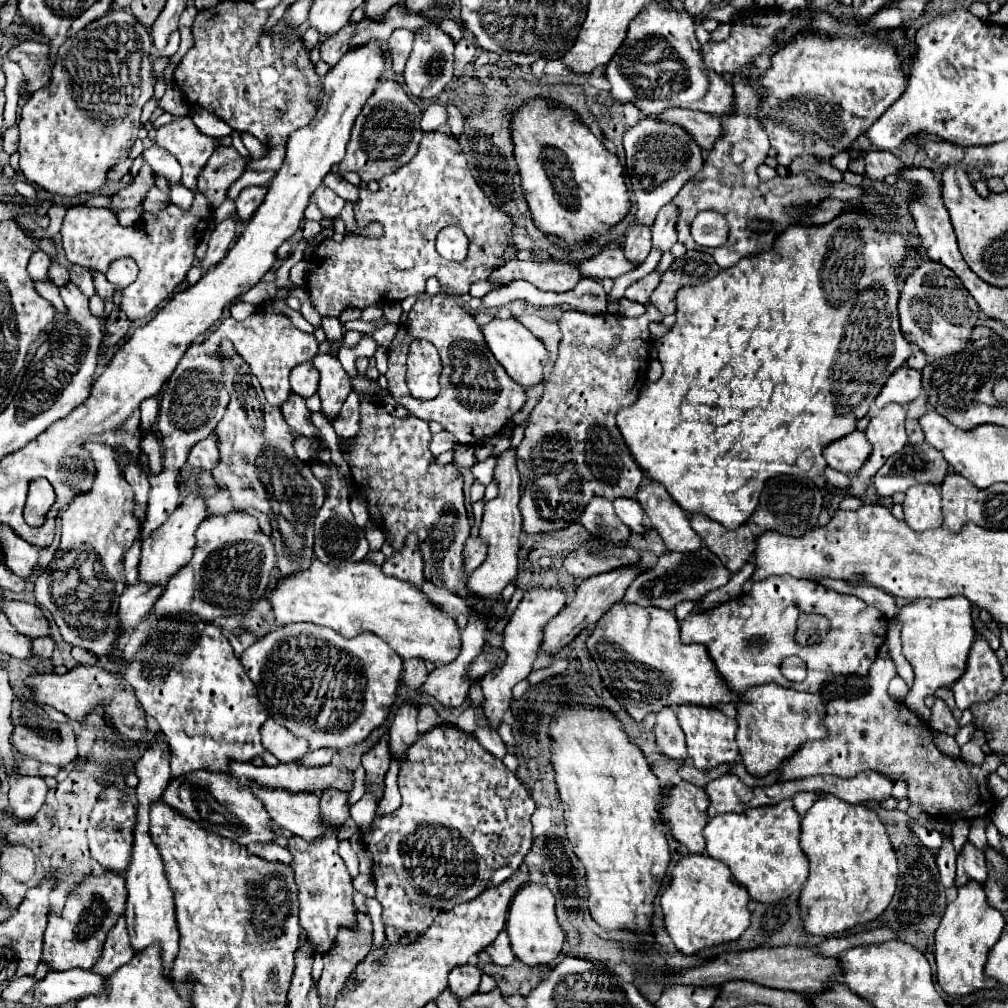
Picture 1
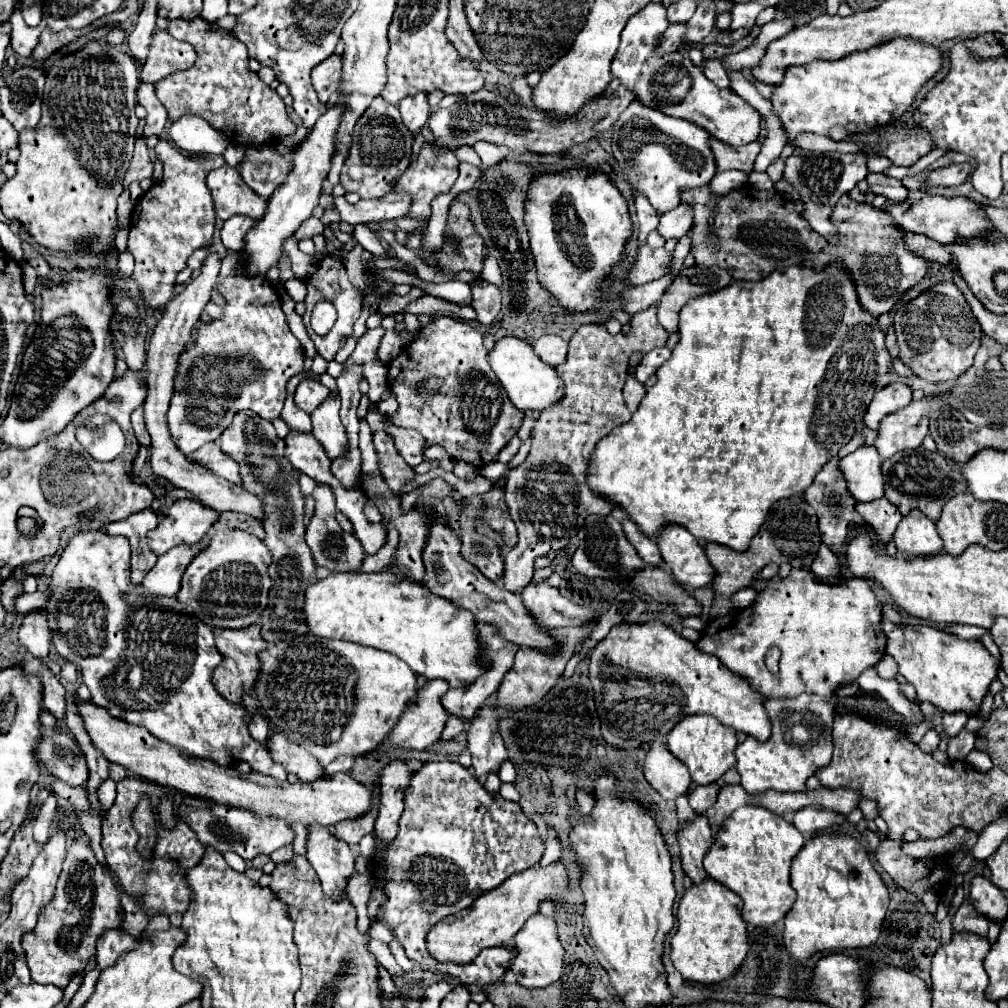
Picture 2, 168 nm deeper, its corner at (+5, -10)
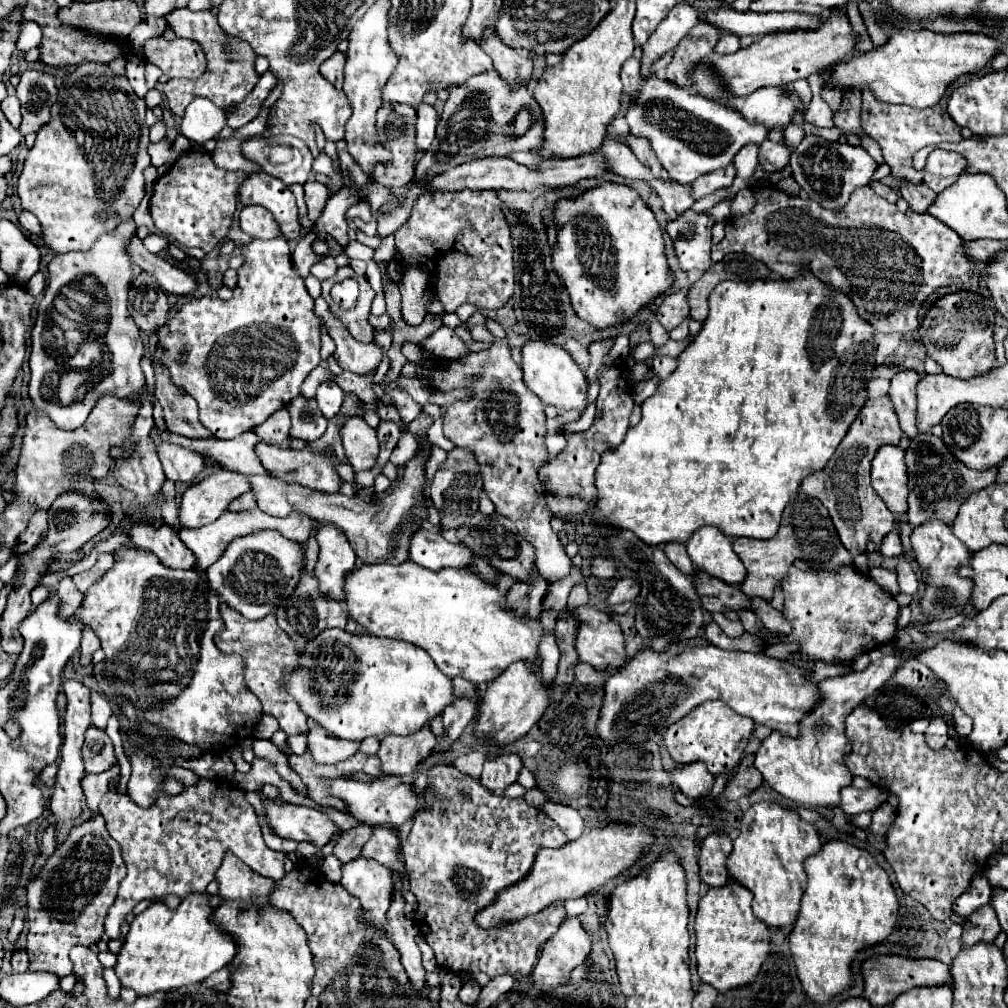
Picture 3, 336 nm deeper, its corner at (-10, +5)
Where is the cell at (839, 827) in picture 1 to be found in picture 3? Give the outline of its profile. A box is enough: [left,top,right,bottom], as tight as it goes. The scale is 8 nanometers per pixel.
[791,841,897,1005]

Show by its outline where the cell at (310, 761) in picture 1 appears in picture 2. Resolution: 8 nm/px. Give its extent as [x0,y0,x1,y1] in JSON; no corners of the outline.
[324,756,354,776]

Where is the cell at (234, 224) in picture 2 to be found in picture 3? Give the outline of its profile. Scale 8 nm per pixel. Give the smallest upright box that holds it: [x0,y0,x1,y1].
[239,207,281,239]

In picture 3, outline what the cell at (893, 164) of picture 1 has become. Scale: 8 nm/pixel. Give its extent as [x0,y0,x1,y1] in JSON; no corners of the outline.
[899,181,937,213]

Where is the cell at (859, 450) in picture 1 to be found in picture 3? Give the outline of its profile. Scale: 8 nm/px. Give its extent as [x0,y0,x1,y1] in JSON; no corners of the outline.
[871,445,911,553]

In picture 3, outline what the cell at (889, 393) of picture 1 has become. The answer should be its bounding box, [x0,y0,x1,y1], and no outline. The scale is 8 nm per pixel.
[889,371,919,439]

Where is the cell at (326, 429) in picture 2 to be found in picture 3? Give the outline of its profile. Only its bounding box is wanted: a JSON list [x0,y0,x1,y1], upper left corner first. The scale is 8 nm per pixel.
[341,417,379,471]

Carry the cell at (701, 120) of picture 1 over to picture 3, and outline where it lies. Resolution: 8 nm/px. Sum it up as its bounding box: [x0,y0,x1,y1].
[759,141,789,173]

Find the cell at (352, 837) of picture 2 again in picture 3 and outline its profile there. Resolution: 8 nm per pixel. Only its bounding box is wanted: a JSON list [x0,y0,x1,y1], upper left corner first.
[333,825,373,865]

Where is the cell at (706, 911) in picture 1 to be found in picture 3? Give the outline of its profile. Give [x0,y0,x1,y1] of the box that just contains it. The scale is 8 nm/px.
[695,881,771,993]

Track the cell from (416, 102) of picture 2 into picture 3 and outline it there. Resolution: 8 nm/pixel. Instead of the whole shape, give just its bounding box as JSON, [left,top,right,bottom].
[417,103,437,151]

